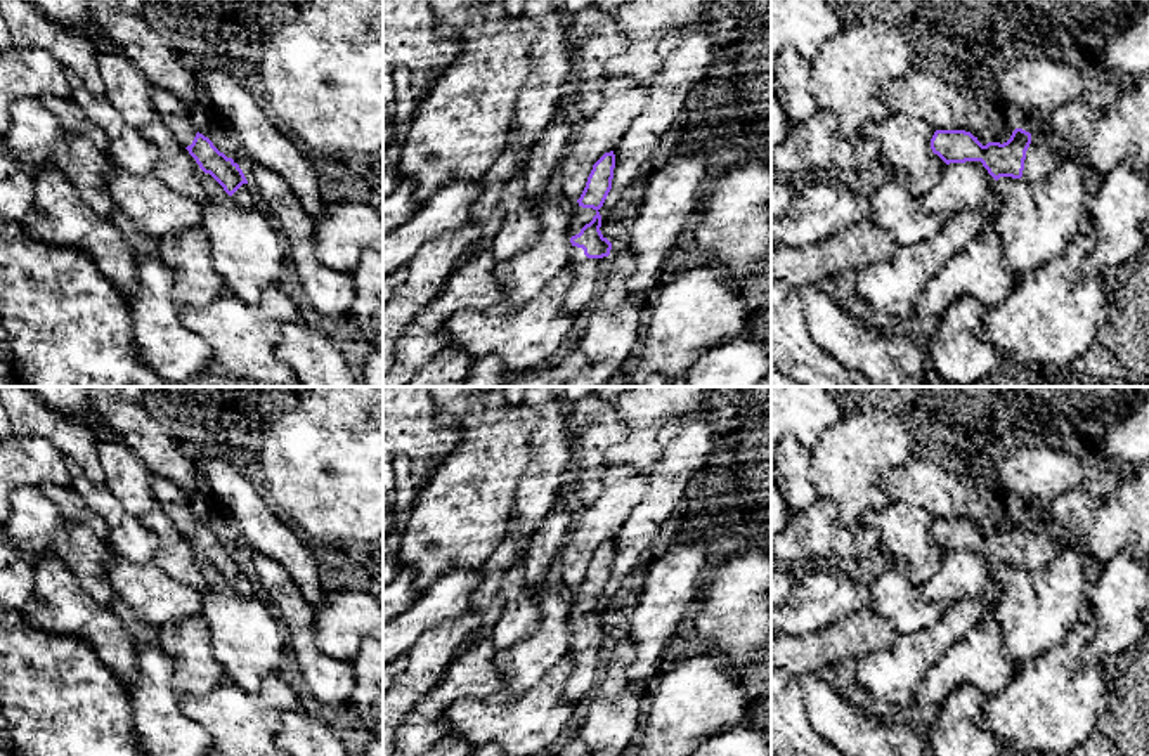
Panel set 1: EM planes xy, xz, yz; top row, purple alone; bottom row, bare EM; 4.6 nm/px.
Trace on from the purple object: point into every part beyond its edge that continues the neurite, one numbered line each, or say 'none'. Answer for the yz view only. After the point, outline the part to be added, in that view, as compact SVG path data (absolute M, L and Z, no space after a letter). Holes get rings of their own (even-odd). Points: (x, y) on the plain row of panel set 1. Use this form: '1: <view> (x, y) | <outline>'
1: yz (1044, 543) | M1033 518L1031 532L1026 539L1022 567L1035 570L1052 560L1069 544L1068 538L1045 522Z

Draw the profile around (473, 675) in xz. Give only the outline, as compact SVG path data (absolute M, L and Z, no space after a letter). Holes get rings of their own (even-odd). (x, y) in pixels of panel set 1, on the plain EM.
M490 638L459 650L445 680L402 720L392 756L425 756L444 735L440 720L459 699L492 699L503 687L494 664L497 647Z

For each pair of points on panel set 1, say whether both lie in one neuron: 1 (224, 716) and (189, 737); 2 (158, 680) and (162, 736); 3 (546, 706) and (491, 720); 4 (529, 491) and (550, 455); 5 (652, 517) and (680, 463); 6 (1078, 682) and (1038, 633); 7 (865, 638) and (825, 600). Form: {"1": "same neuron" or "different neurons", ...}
{"1": "different neurons", "2": "same neuron", "3": "same neuron", "4": "same neuron", "5": "same neuron", "6": "different neurons", "7": "different neurons"}

